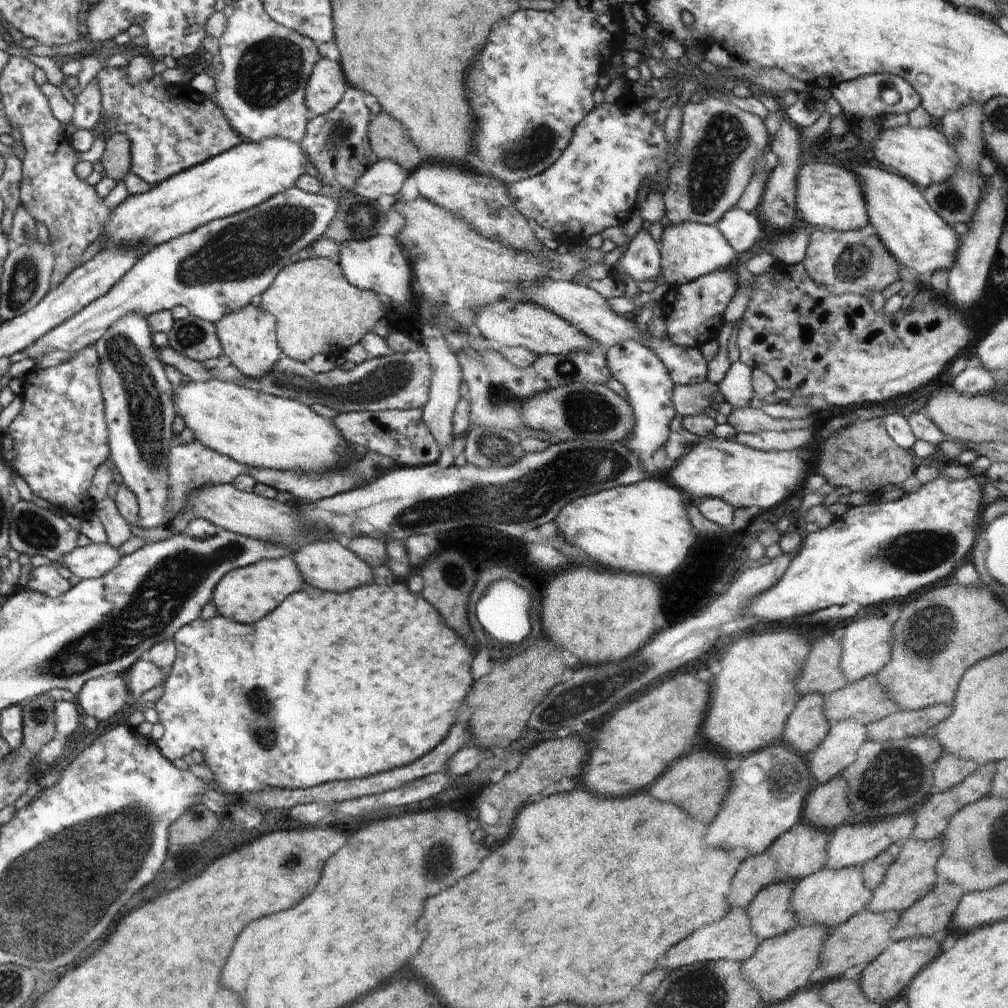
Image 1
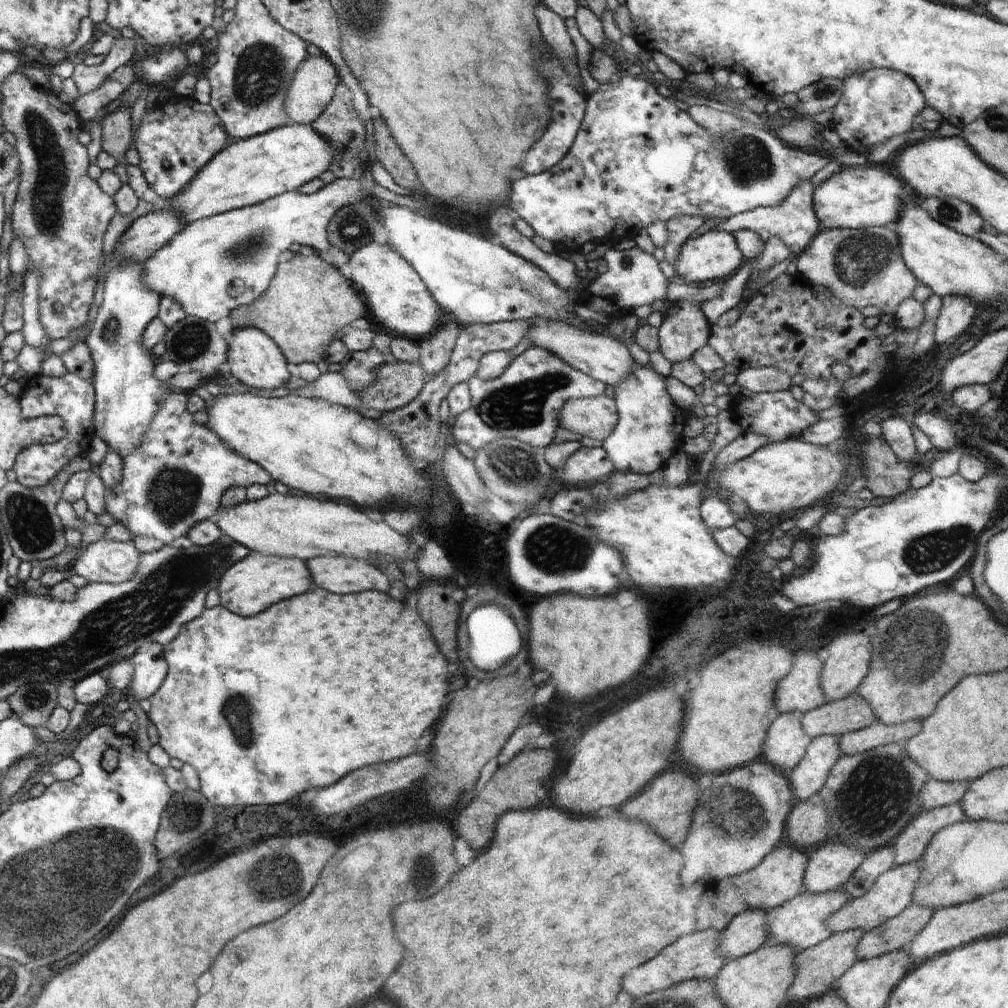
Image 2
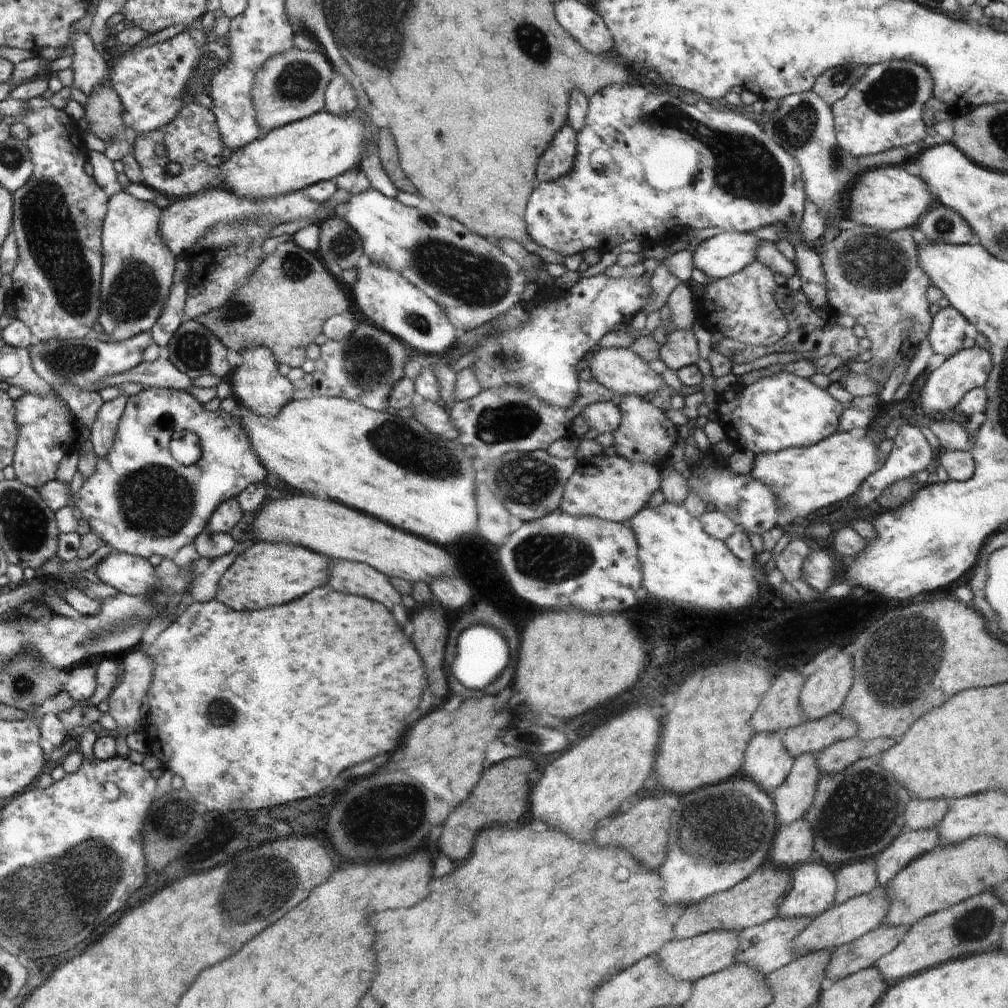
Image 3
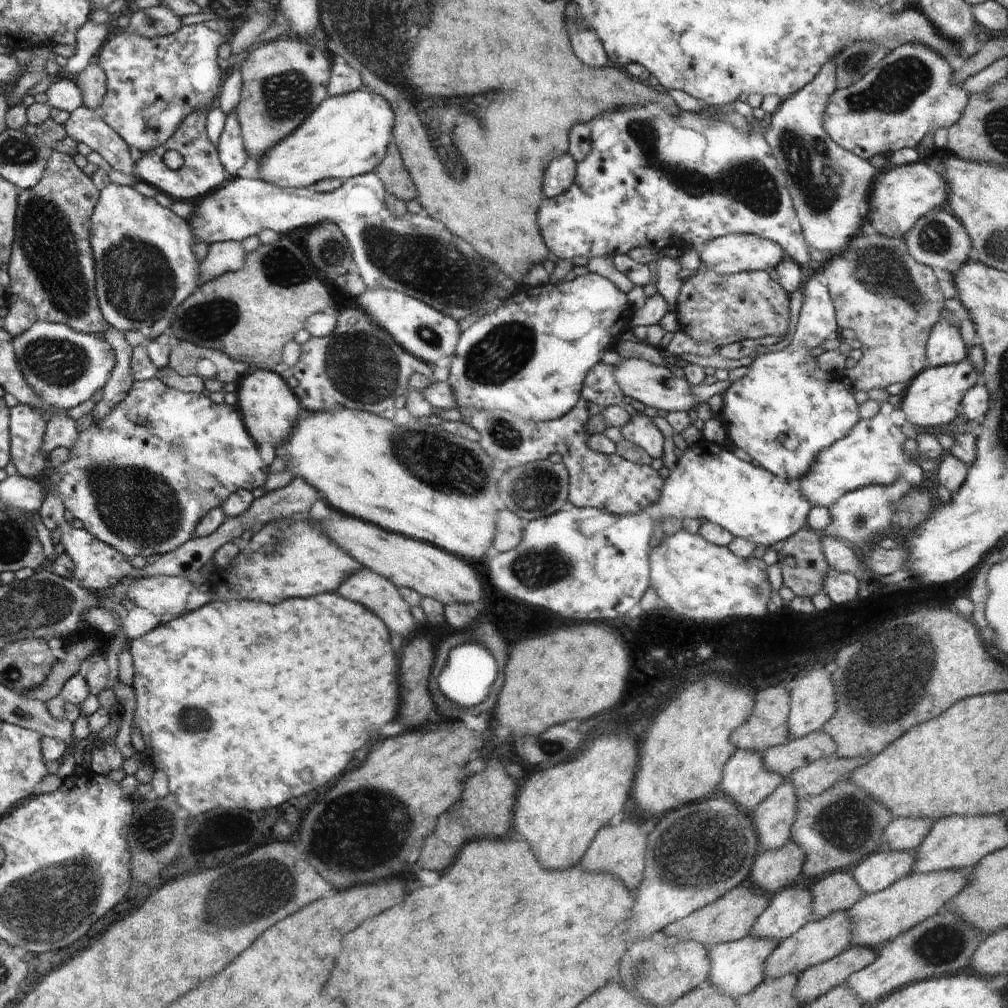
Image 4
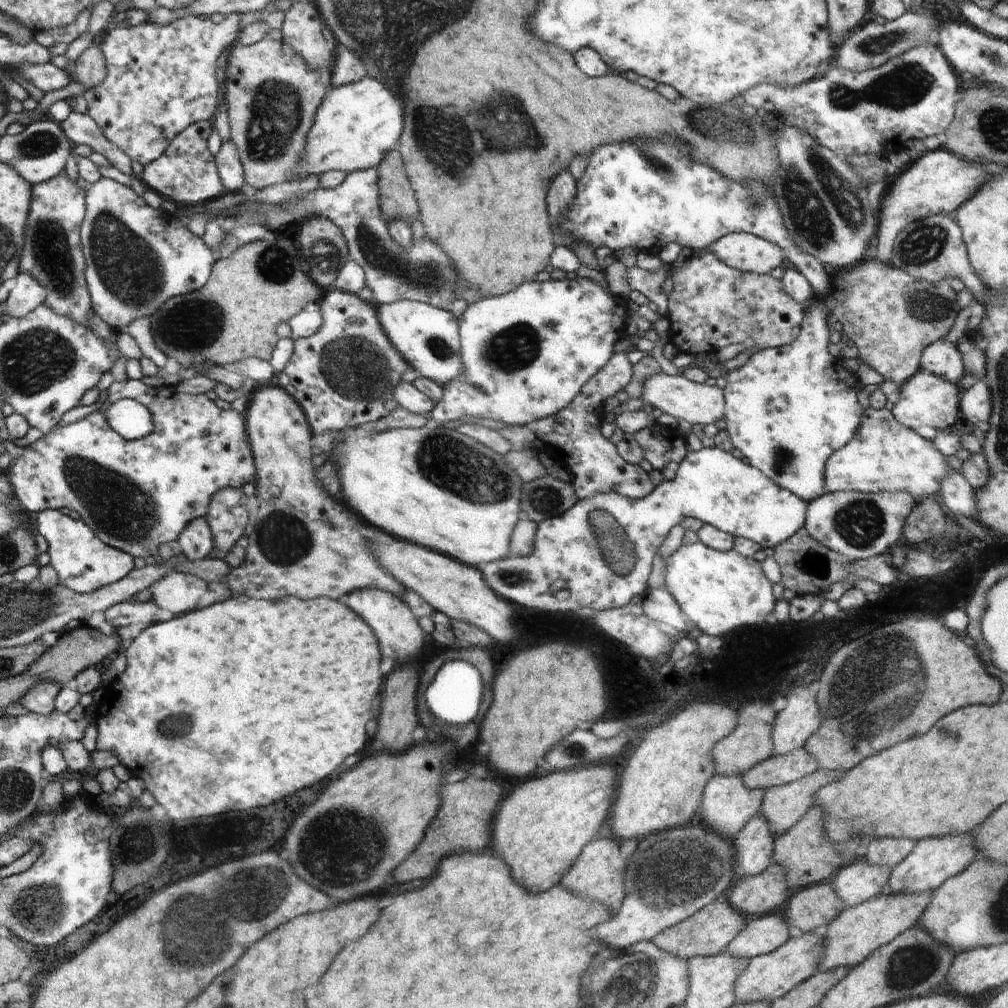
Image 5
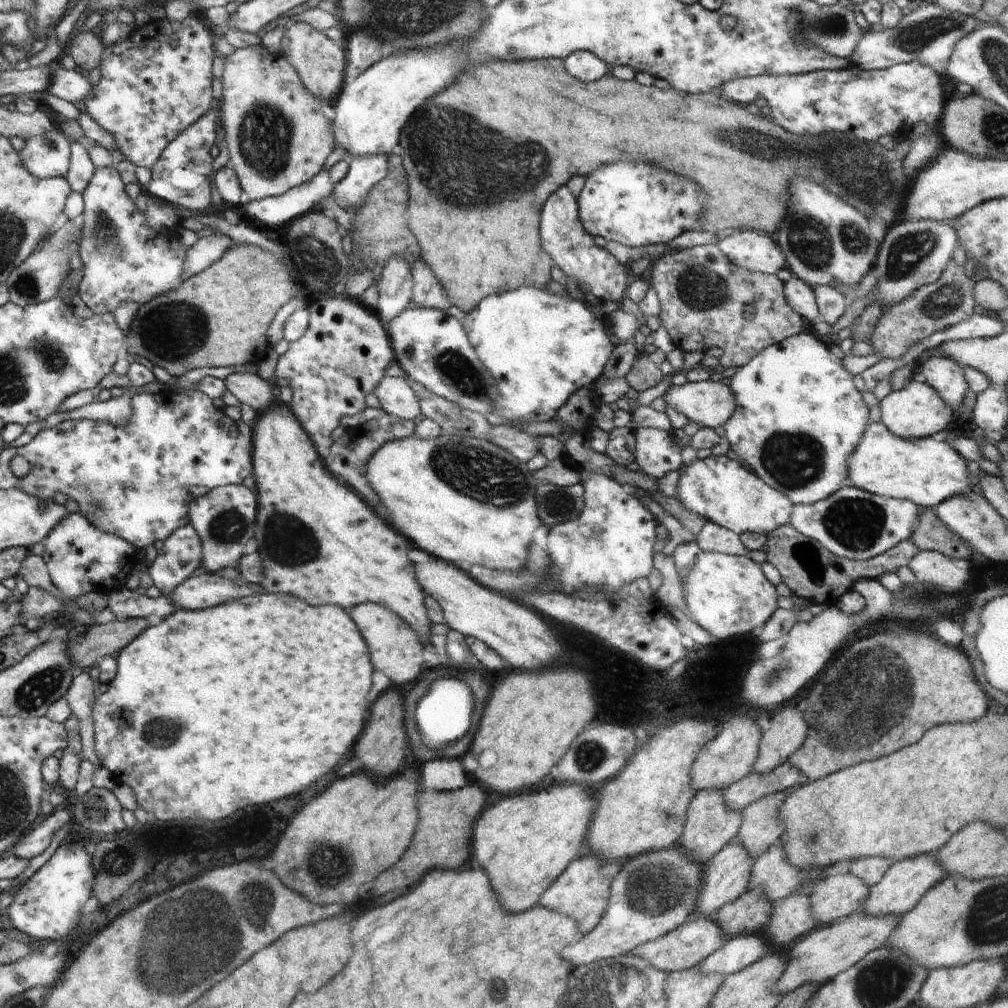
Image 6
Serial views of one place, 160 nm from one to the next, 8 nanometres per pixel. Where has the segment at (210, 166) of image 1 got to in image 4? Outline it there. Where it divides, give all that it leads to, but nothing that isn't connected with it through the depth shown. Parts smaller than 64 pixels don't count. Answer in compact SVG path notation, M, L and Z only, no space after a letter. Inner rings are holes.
M365 88L339 97L327 97L296 132L278 141L257 160L258 176L261 180L279 187L299 189L310 188L324 179L345 181L372 173L387 156L387 150L393 140L394 119L393 110L390 110L390 106L382 100L382 96L370 94Z

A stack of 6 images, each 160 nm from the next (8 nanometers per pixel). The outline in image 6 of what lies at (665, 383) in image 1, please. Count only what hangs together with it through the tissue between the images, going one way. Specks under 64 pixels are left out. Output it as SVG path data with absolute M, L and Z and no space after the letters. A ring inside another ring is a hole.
M638 427L634 429L634 433L635 461L648 476L660 480L667 472L678 471L683 465L680 455L682 448L674 441L672 432Z

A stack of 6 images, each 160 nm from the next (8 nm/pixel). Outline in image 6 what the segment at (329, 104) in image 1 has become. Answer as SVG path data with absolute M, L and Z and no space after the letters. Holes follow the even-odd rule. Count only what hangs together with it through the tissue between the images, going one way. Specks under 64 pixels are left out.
M261 44L231 49L230 53L225 56L224 70L220 79L223 84L223 97L221 99L222 128L224 128L224 132L226 132L222 137L225 138L226 144L228 144L230 154L228 164L235 170L239 178L246 203L262 200L266 197L280 197L286 193L287 190L294 189L300 185L306 185L307 182L312 181L323 169L322 166L324 166L326 158L328 158L328 155L336 147L334 124L330 122L330 118L328 118L328 101L326 99L319 99L307 89L292 62L282 56L282 54L270 53L266 48L262 47Z

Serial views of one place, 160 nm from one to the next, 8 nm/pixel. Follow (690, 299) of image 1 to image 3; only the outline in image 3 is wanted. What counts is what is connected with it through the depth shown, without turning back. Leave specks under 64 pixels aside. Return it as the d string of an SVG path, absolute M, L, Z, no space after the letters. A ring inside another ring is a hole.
M674 327L659 348L659 359L667 368L679 371L698 362L698 343L692 329Z

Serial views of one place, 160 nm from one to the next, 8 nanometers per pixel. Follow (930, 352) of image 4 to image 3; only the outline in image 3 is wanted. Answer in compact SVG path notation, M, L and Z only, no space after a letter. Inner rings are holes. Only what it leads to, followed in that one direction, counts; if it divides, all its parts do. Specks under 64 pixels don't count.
M953 306L941 308L931 320L927 337L933 352L952 356L963 348L964 328L968 321Z

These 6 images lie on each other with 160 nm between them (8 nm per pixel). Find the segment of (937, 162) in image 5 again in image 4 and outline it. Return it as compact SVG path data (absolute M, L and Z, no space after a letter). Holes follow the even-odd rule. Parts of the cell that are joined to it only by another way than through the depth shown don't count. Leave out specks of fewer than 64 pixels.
M918 160L915 163L890 168L888 172L876 176L868 220L872 222L878 234L902 239L919 218L931 210L945 207L946 200L947 183L943 180L938 167L934 162L926 164L924 160L922 162Z

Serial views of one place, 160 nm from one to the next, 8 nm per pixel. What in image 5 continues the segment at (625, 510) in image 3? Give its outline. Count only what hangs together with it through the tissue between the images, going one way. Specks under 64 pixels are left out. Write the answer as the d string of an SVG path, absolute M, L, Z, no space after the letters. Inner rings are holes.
M614 353L610 360L586 382L572 402L551 417L532 421L518 426L506 425L498 431L513 450L530 450L536 453L548 451L559 458L565 470L570 474L570 483L577 492L579 499L585 499L596 493L613 491L618 496L638 499L645 496L655 485L650 481L649 473L640 465L626 462L617 448L600 433L603 422L603 403L612 398L626 385L633 375L633 365L628 361L627 354Z

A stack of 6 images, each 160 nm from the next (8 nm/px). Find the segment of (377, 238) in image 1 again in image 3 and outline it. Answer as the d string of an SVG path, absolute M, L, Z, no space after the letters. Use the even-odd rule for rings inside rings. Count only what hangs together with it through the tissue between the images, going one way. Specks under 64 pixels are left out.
M370 263L357 269L357 278L352 287L358 308L367 322L388 331L408 348L421 355L443 355L457 346L456 328L452 326L444 309L423 290L412 284L403 274L389 266Z

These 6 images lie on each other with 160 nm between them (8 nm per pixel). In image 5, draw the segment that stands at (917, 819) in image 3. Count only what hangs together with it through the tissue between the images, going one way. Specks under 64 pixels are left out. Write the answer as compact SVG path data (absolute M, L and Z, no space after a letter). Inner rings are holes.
M910 838L870 840L866 846L866 855L862 860L871 865L886 865L893 868L912 852L915 842Z

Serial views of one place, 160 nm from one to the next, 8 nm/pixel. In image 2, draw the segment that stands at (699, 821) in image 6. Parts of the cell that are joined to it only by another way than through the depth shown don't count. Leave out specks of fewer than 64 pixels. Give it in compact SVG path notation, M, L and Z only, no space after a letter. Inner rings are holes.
M780 713L769 726L762 759L788 774L802 760L813 739L801 725L802 713Z

